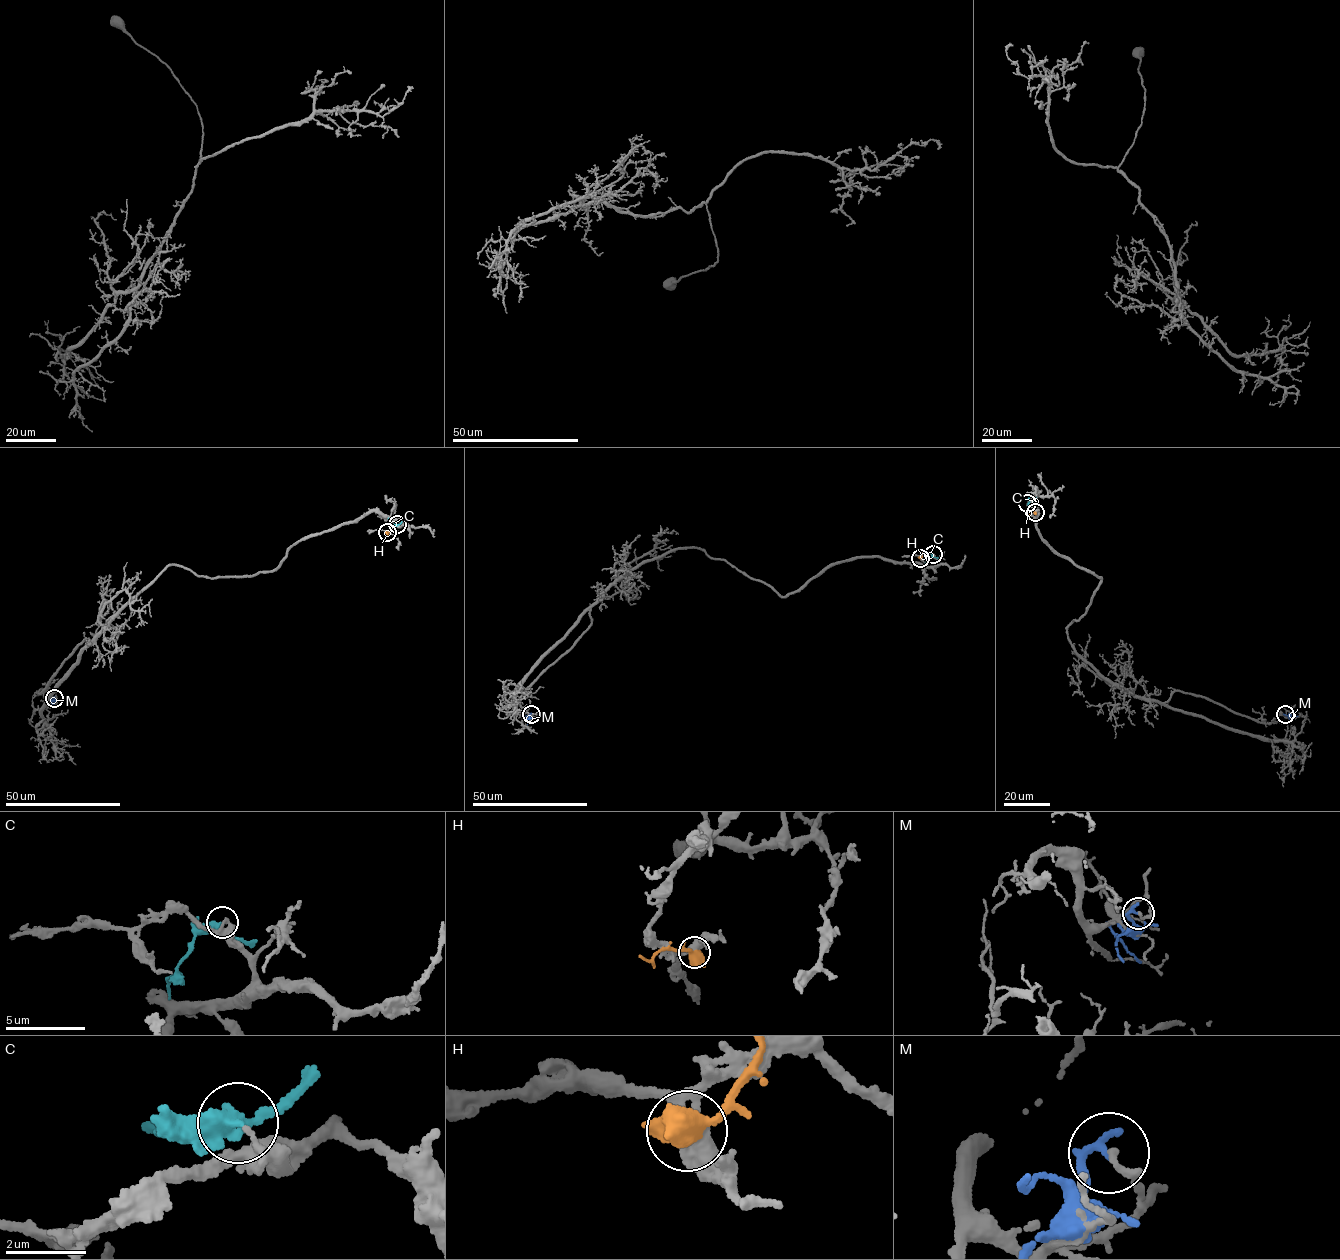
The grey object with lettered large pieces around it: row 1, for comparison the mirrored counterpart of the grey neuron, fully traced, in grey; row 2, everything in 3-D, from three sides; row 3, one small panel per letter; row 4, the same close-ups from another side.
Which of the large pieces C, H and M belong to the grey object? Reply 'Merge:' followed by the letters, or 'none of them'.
Merge: C

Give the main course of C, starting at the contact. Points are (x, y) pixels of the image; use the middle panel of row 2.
C: (933, 554), (925, 566)

